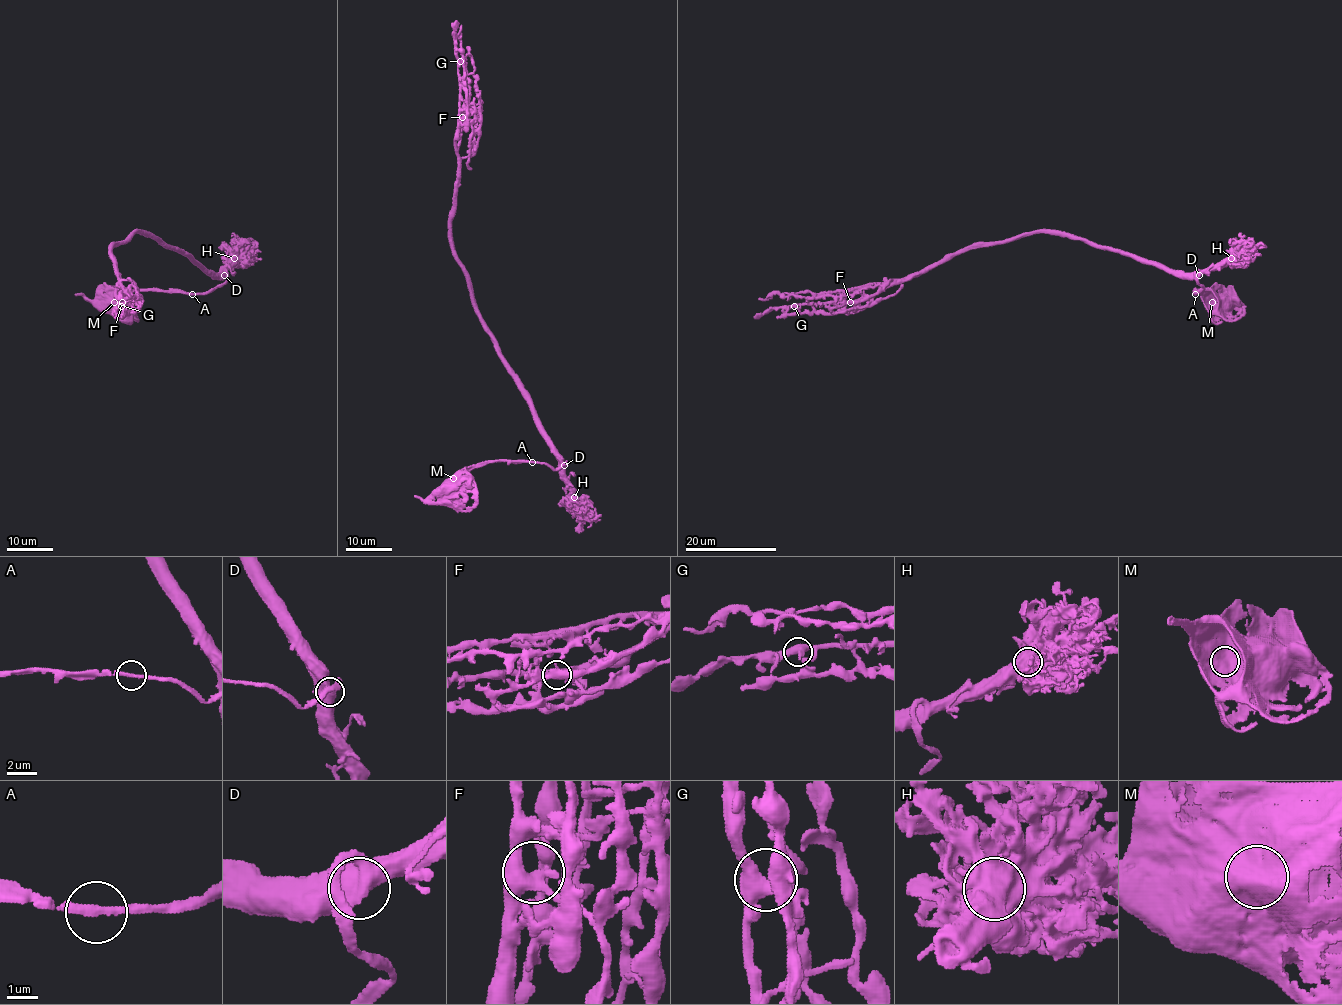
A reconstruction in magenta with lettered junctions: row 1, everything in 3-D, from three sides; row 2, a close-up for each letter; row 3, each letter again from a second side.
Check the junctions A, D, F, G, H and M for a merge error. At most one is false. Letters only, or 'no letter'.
no letter

